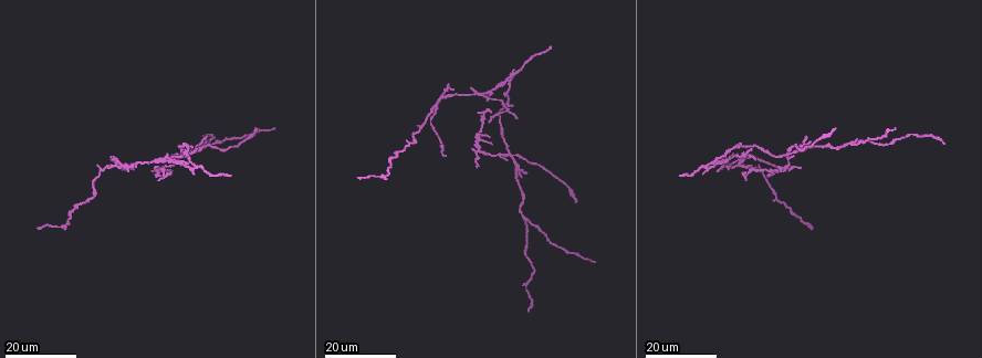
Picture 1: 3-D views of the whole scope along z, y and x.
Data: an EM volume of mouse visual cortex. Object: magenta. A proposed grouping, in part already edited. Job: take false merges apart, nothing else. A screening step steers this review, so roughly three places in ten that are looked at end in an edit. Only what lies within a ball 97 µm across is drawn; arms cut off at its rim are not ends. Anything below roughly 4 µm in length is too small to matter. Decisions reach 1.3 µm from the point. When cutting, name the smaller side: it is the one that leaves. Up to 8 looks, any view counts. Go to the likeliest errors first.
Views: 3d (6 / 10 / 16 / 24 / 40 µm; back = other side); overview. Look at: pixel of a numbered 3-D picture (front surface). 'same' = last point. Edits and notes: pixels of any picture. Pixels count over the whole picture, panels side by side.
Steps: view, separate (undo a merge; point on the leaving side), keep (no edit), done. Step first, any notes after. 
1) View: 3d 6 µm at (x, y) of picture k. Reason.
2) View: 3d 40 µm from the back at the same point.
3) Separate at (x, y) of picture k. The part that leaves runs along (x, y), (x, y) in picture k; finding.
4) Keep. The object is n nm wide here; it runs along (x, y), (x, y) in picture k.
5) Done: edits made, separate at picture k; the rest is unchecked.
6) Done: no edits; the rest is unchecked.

View: 3d 16 µm at (509, 157) of picture 1.

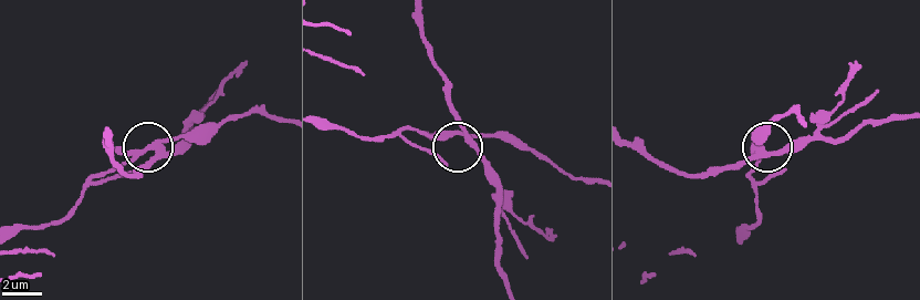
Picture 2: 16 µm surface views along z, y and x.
View: 3d 10 µm at (454, 135) of picture 2.

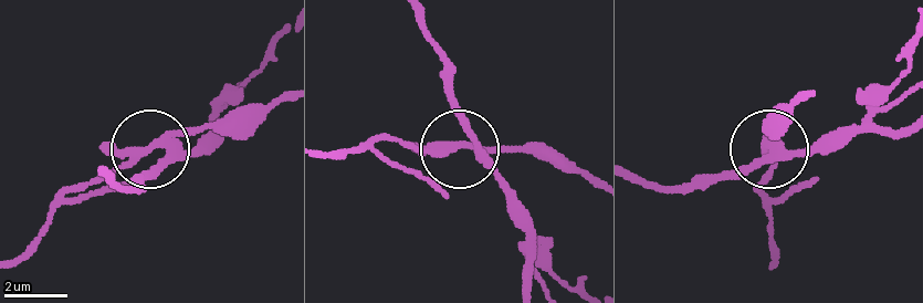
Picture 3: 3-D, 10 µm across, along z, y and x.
Separate at (123, 155) of picture 3. 5 arms meet here; the part that leaves runs along (167, 137), (236, 129), (283, 100) in picture 3; two neurons meet here.

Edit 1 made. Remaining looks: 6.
View: overview.

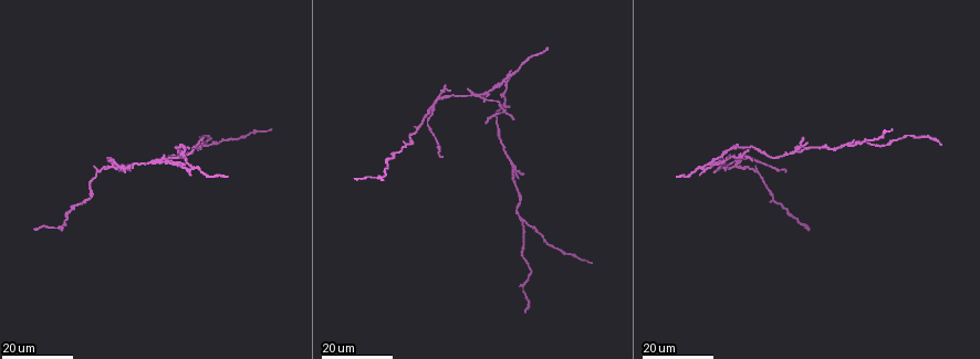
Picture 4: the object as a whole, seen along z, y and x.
View: 3d 24 µm at (158, 161) of picture 4. Arms part here.

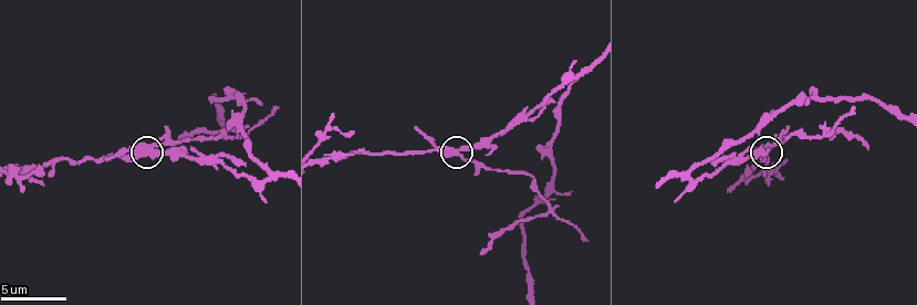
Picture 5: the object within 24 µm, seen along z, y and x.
View: 3d 6 µm at (768, 144) of picture 5.

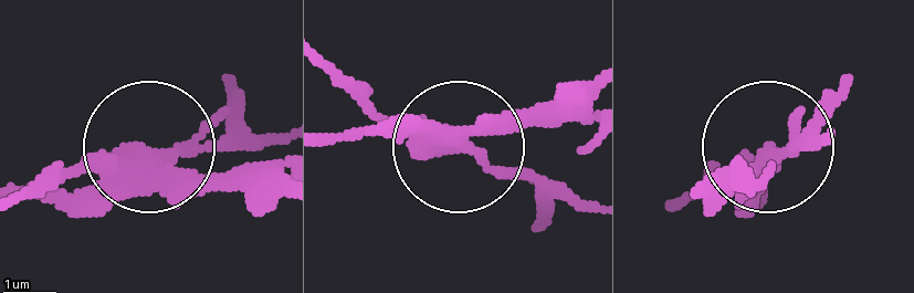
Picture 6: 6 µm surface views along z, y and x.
Separate at (56, 176) of picture 6. 3 arms meet here; the part that leaves runs along (137, 173), (198, 146), (277, 137) in picture 6; a second neuron is stuck on.

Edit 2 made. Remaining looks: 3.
View: overview.

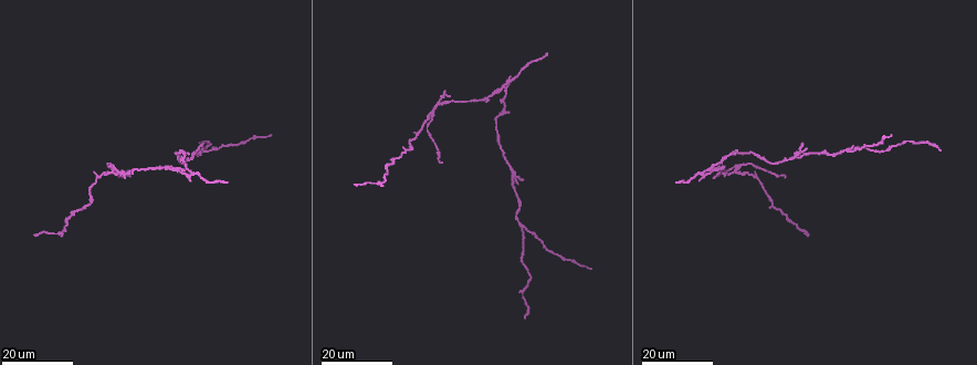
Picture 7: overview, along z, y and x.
View: 3d 16 µm at (512, 80) of picture 7. Side arm on a straight run.

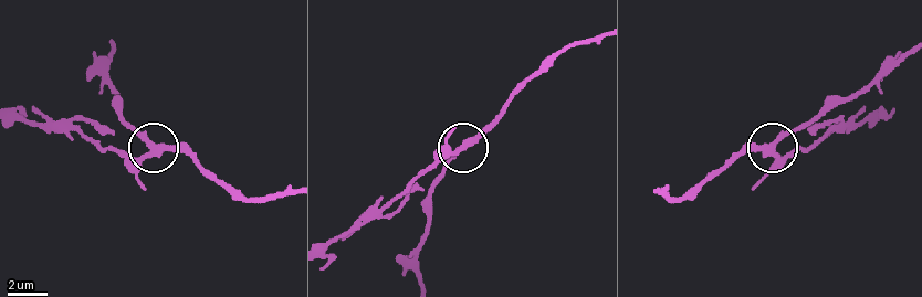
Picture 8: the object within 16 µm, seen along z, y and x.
View: 3d 6 µm at (774, 154) of picture 8.

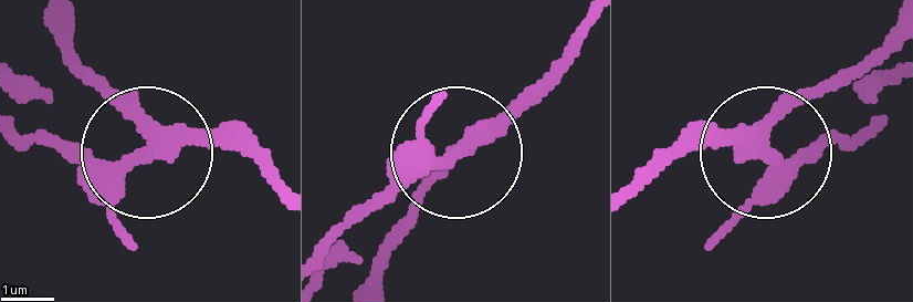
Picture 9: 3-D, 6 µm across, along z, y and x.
Keep. 3 arms meet here; one neuron here.

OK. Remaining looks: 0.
Done: edits made, separate at picture 3, separate at picture 6; the rest is unchecked.

